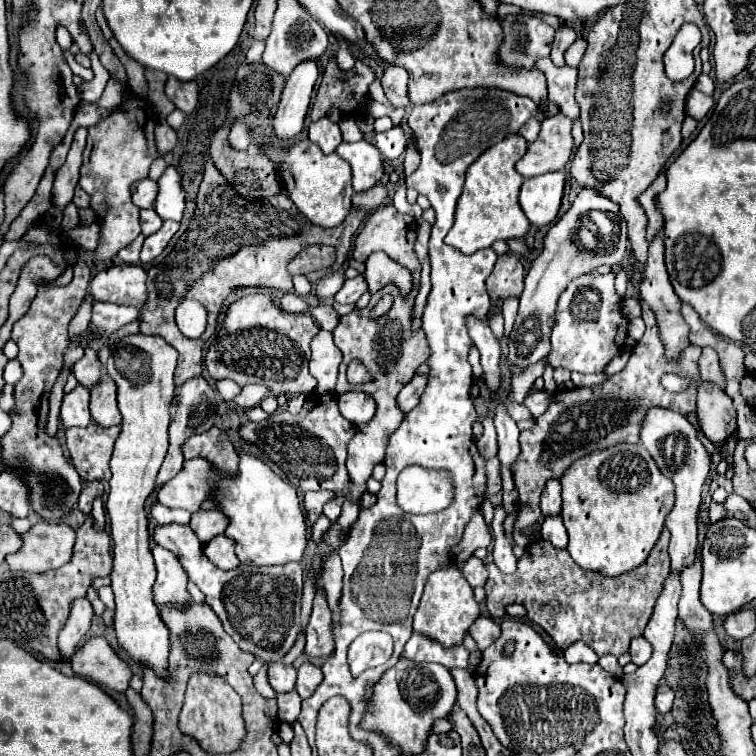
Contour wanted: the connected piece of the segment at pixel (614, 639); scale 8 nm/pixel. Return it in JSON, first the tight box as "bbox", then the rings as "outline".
{"bbox":[484,527,670,657],"outline":[[[664,527],[644,565],[612,579],[580,569],[568,551],[558,551],[544,539],[536,539],[526,547],[526,553],[518,561],[518,569],[512,575],[500,573],[492,559],[486,557],[486,569],[490,573],[488,583],[484,585],[488,611],[494,619],[500,619],[504,617],[504,605],[522,603],[528,619],[540,625],[560,649],[566,649],[574,641],[584,641],[598,655],[612,653],[620,657],[628,651],[634,637],[642,637],[644,627],[652,617],[654,603],[662,593],[666,577],[670,575],[668,541],[670,533]]]}

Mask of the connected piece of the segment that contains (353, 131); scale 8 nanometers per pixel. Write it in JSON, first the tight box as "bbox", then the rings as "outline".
{"bbox":[338,119,364,141],"outline":[[[340,119],[338,125],[340,125],[340,131],[342,131],[342,135],[344,135],[344,141],[360,141],[360,139],[364,139],[364,133],[358,129],[356,121]]]}

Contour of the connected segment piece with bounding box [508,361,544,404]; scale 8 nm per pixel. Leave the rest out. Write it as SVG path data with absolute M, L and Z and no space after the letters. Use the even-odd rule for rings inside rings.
M538 361L536 365L530 365L522 374L514 375L508 397L522 404L536 381L536 377L540 377L542 373L544 373L544 361Z

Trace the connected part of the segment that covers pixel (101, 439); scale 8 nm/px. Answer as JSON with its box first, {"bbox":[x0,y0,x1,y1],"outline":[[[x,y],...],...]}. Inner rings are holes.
{"bbox":[66,421,120,481],"outline":[[[94,421],[84,429],[68,429],[66,445],[74,463],[74,469],[82,477],[82,481],[108,481],[110,479],[110,455],[114,441],[120,433],[120,425],[116,427],[100,427]]]}

